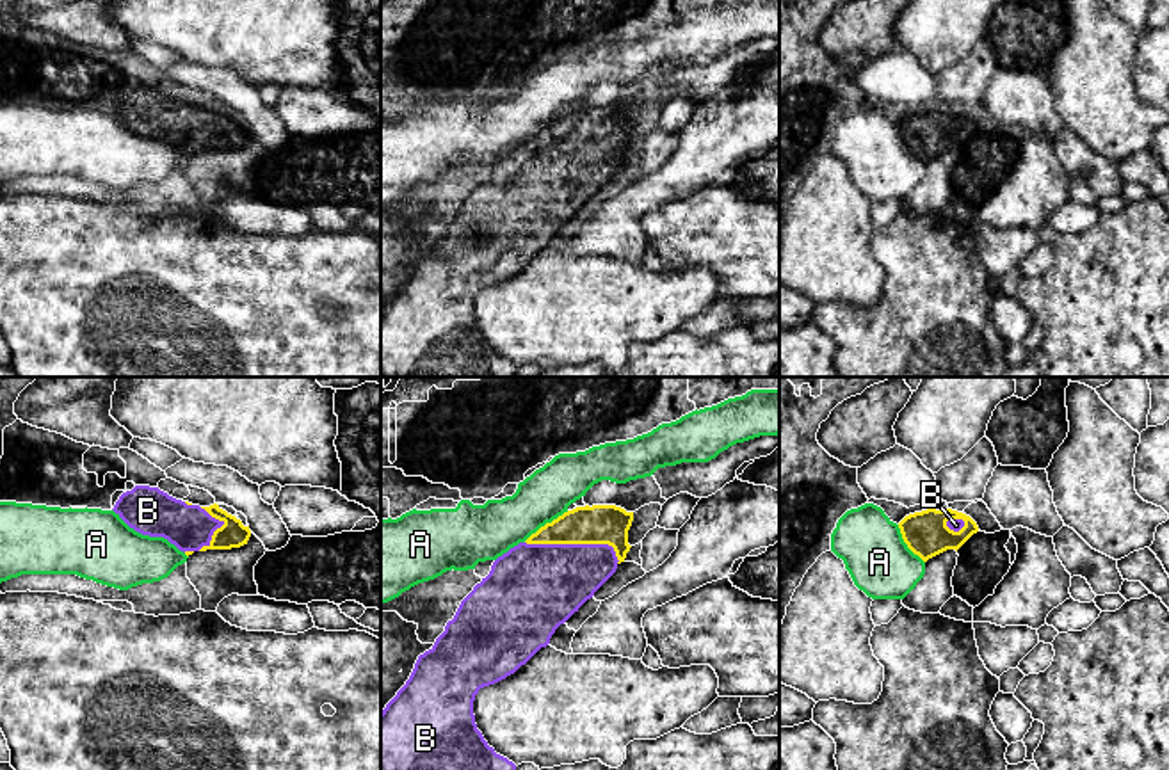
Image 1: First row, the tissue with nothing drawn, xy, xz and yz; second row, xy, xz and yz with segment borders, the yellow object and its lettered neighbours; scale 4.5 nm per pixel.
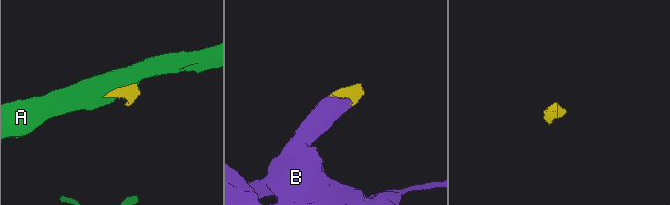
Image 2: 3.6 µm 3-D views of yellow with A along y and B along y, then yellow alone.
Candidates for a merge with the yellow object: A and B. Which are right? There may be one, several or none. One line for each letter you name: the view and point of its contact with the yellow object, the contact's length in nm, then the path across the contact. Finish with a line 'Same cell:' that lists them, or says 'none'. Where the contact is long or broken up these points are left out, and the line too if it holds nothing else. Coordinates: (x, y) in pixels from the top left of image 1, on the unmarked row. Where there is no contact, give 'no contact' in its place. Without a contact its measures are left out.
B: xz (575, 144) | 440 nm
Same cell: B

